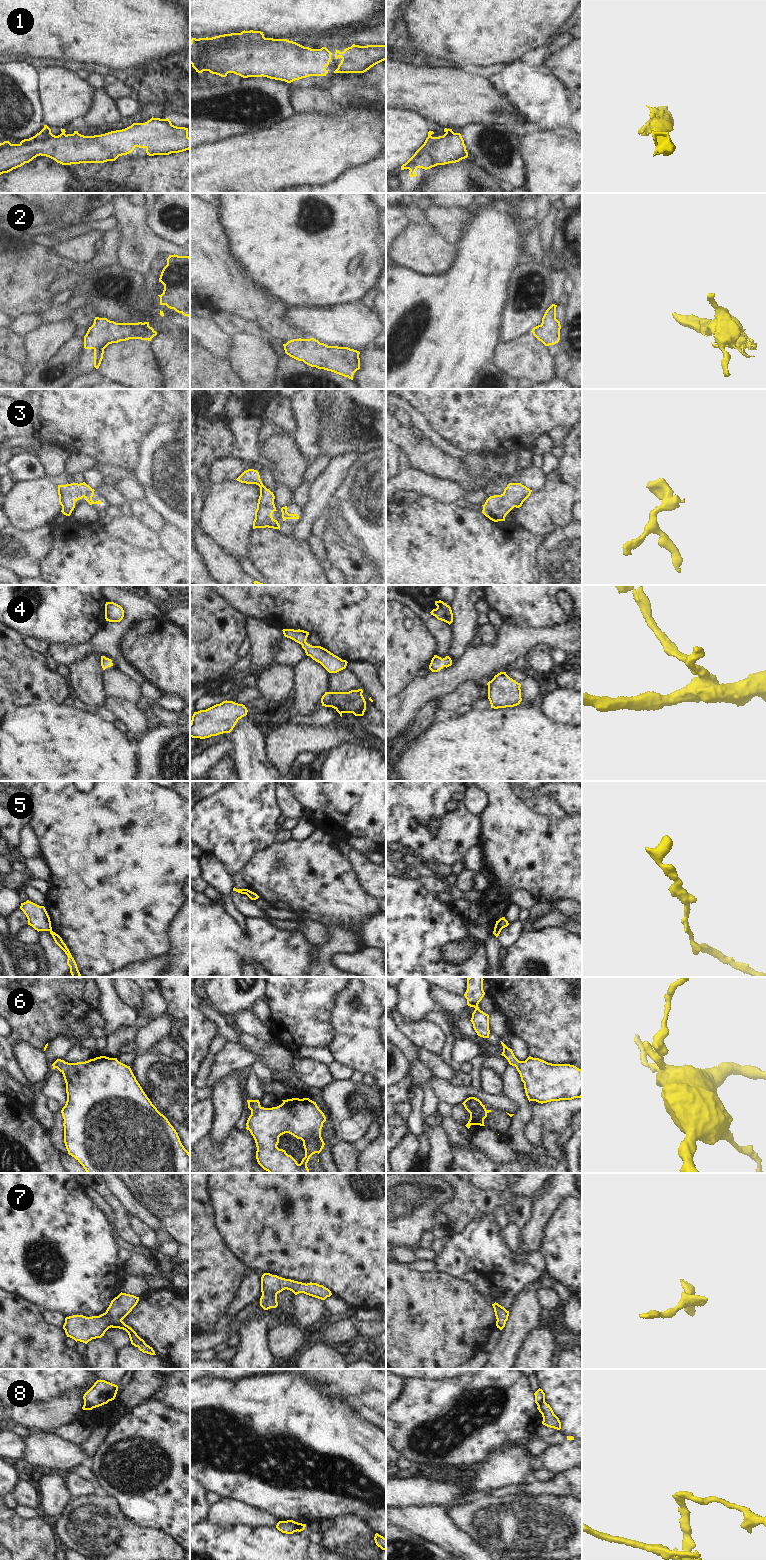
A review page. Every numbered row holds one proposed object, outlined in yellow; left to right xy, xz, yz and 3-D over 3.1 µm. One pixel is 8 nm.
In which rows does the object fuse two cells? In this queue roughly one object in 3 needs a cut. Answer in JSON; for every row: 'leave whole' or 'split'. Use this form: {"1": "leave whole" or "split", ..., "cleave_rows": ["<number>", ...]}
{"1": "leave whole", "2": "leave whole", "3": "leave whole", "4": "leave whole", "5": "split", "6": "leave whole", "7": "leave whole", "8": "split", "cleave_rows": ["5", "8"]}

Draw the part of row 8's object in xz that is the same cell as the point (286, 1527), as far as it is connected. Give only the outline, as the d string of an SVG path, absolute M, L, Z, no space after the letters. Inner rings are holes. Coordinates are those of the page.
M279 1521L276 1525L276 1528L282 1533L286 1534L293 1534L294 1532L297 1532L295 1525L288 1521Z

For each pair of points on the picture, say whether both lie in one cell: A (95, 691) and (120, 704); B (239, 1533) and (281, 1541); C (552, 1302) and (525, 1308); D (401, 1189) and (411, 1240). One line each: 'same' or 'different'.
A: different
B: same
C: different
D: same

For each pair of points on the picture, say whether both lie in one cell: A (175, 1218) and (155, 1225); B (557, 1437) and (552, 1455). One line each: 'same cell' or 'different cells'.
A: different cells
B: different cells

